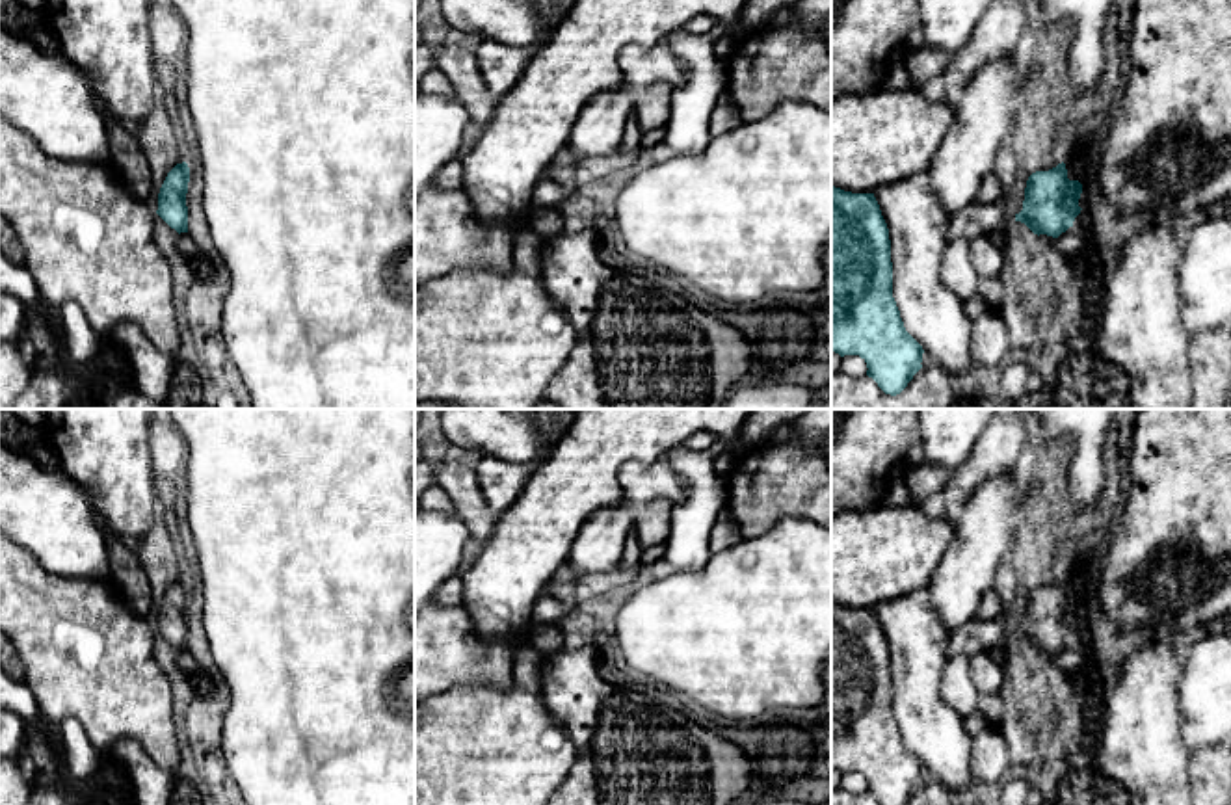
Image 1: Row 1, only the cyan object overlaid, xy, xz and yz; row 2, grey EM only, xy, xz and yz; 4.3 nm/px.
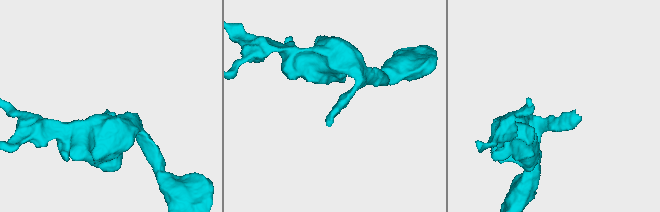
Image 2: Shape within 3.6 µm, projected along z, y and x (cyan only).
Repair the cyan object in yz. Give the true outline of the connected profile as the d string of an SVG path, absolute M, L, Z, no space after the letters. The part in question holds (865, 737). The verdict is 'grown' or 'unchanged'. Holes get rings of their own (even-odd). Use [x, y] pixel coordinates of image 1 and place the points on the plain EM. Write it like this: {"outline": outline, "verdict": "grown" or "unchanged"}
{"outline": "M831 602L831 768L859 772L880 805L906 805L922 785L922 762L906 747L893 714L889 645L874 610Z", "verdict": "unchanged"}

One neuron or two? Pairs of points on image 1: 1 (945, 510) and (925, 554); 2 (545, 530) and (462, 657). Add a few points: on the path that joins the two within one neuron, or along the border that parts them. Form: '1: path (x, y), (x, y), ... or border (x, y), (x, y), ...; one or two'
1: border (925, 508), (953, 525); two
2: border (462, 605), (480, 640), (504, 642), (514, 651); two

